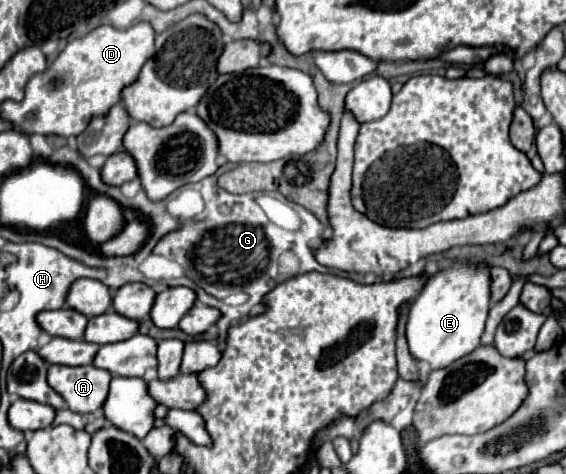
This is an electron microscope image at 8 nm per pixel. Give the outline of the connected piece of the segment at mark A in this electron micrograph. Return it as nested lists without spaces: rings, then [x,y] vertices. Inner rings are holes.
[[[51,365],[47,371],[47,381],[67,401],[71,411],[87,413],[103,405],[109,391],[111,373],[93,365]]]

